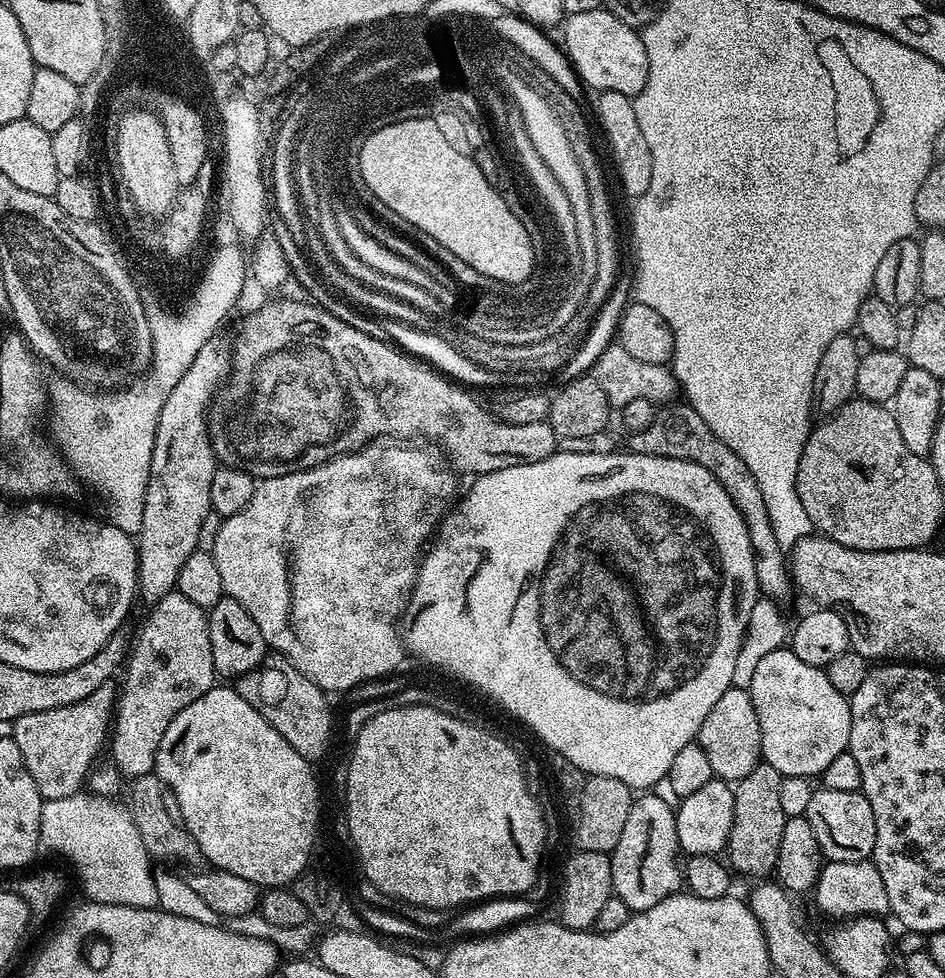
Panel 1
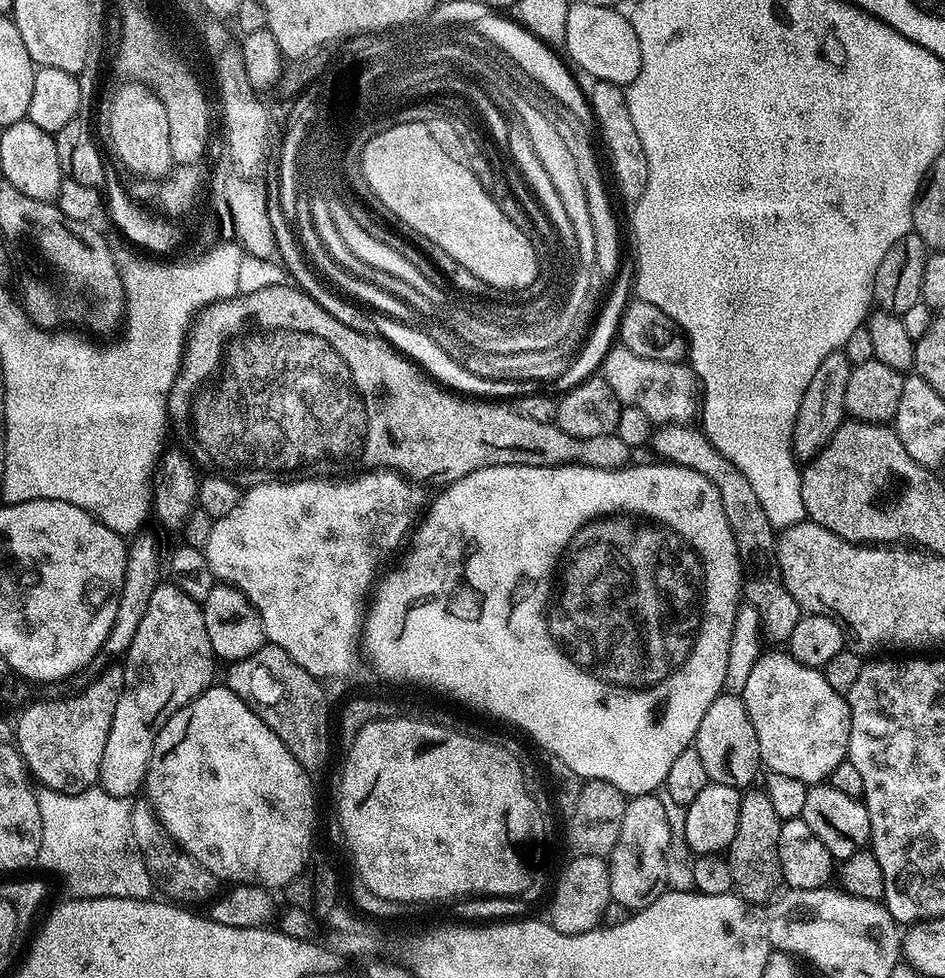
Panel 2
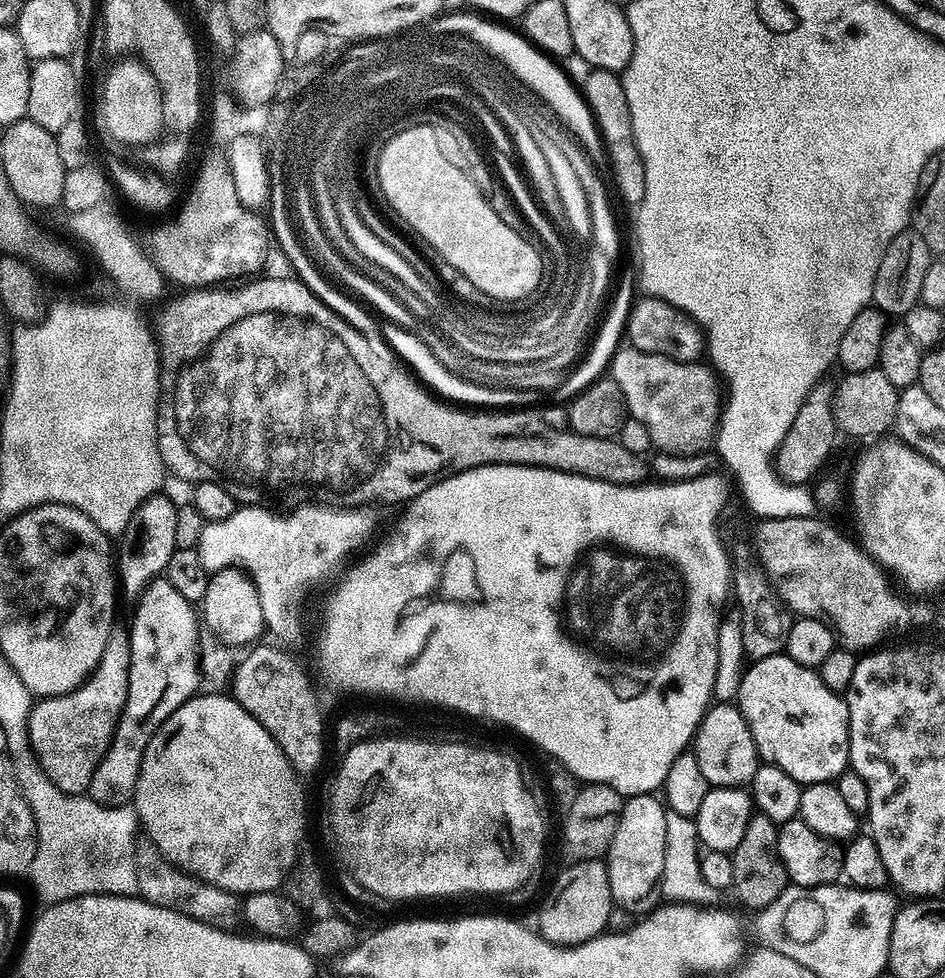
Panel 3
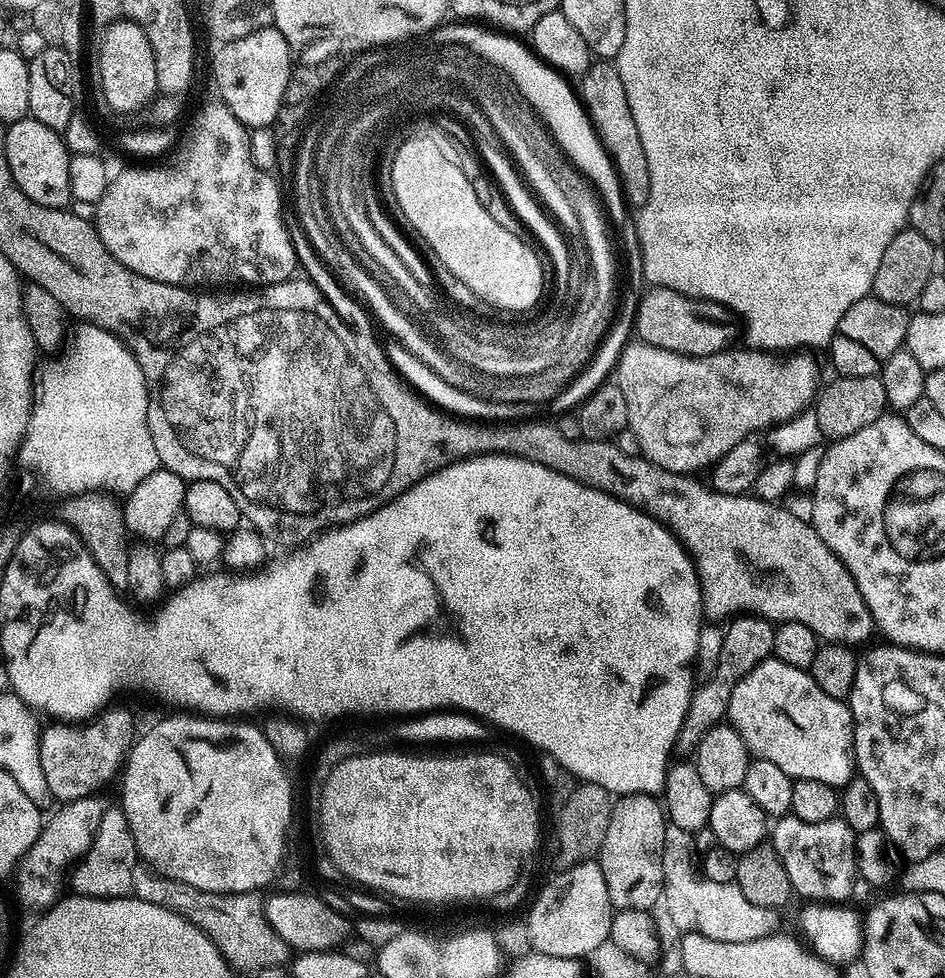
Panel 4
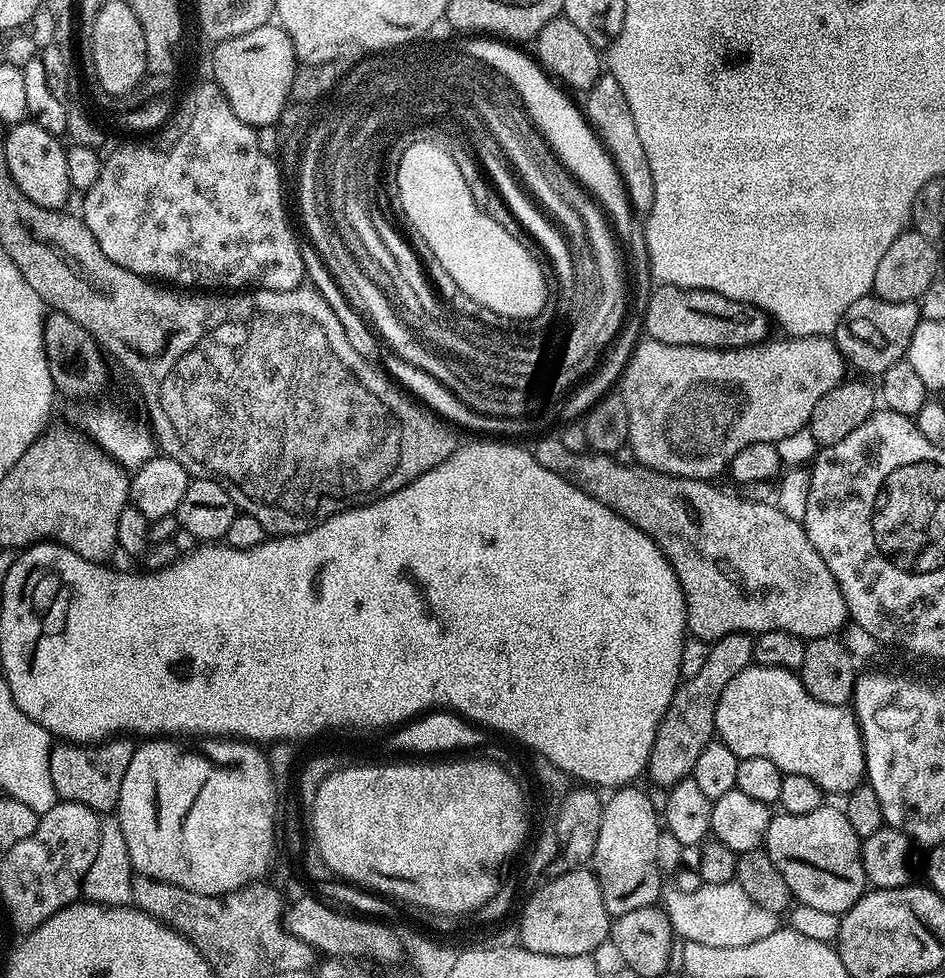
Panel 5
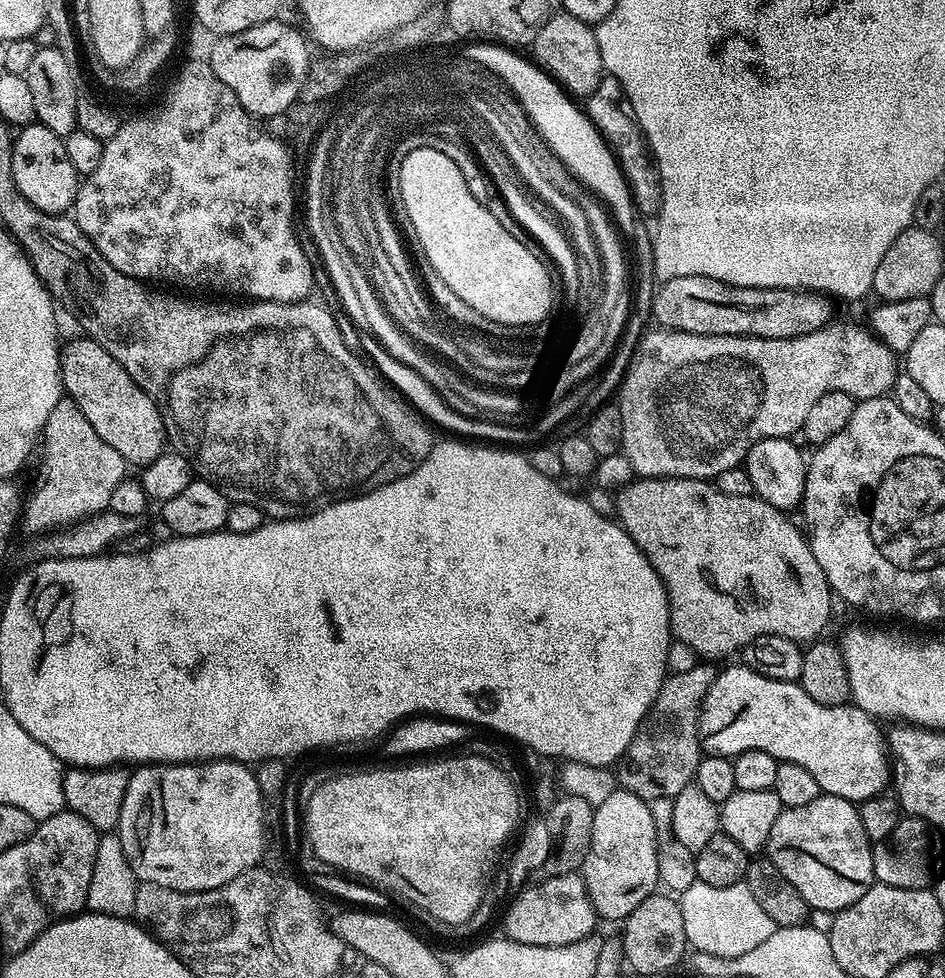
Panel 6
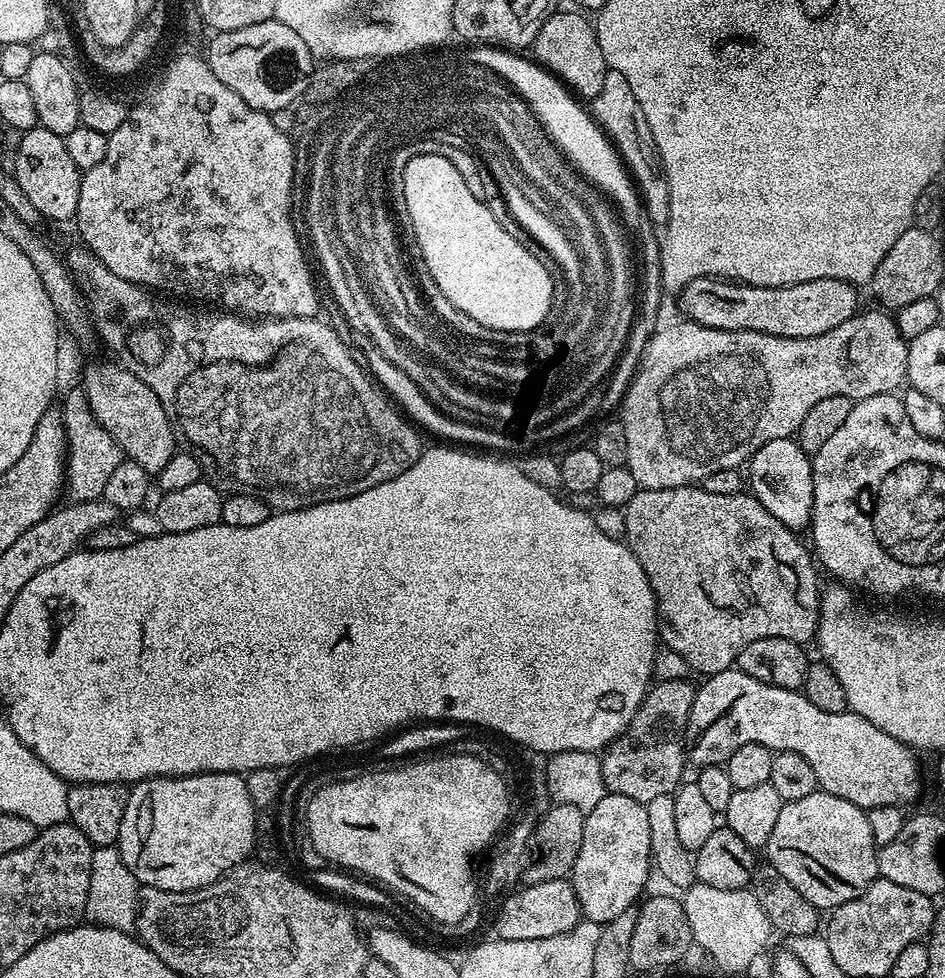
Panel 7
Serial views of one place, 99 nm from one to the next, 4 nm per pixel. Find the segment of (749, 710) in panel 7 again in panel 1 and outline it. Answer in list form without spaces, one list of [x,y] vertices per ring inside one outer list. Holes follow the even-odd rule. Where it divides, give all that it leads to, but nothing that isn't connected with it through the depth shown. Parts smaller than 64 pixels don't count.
[[[785,646],[766,654],[754,670],[754,678],[747,688],[758,714],[760,727],[760,755],[763,763],[774,766],[781,776],[819,777],[838,758],[838,754],[848,751],[850,742],[850,700],[834,686],[823,668],[806,666],[802,658],[792,653],[791,647]]]

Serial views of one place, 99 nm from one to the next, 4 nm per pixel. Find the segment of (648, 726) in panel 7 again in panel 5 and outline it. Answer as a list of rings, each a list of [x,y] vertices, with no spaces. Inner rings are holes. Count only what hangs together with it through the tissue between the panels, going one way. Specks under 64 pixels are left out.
[[[749,633],[726,634],[709,647],[706,666],[702,666],[698,674],[687,677],[676,689],[672,705],[656,731],[656,741],[648,759],[647,775],[652,776],[654,783],[671,786],[691,777],[698,754],[702,754],[704,747],[716,736],[716,707],[718,698],[722,698],[722,690],[726,690],[726,682],[730,682],[734,674],[742,674],[742,670],[749,668],[755,654],[756,641]]]

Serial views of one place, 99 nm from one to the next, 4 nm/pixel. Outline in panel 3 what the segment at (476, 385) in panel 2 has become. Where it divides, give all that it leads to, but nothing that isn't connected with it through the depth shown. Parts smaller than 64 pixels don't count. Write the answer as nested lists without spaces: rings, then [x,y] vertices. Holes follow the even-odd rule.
[[[388,322],[383,325],[382,340],[384,344],[385,342],[389,344],[385,345],[400,357],[421,384],[427,386],[437,397],[443,398],[445,401],[455,402],[460,406],[475,406],[480,410],[524,410],[531,405],[528,403],[534,400],[533,393],[526,390],[494,390],[486,386],[474,386],[474,382],[466,382],[462,378],[450,374],[450,370],[446,370],[446,366],[442,366],[442,362],[438,362],[431,347],[424,344],[415,331],[400,328],[398,325]]]

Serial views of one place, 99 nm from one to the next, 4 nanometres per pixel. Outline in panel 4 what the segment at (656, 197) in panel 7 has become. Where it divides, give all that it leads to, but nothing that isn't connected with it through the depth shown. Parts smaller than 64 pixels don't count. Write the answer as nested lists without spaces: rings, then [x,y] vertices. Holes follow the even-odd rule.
[[[593,62],[578,80],[578,95],[588,113],[604,149],[610,154],[612,164],[620,176],[620,186],[629,205],[639,206],[650,198],[650,162],[646,162],[646,150],[642,150],[642,138],[638,138],[638,126],[634,114],[630,114],[630,102],[626,102],[626,86],[615,63]]]

